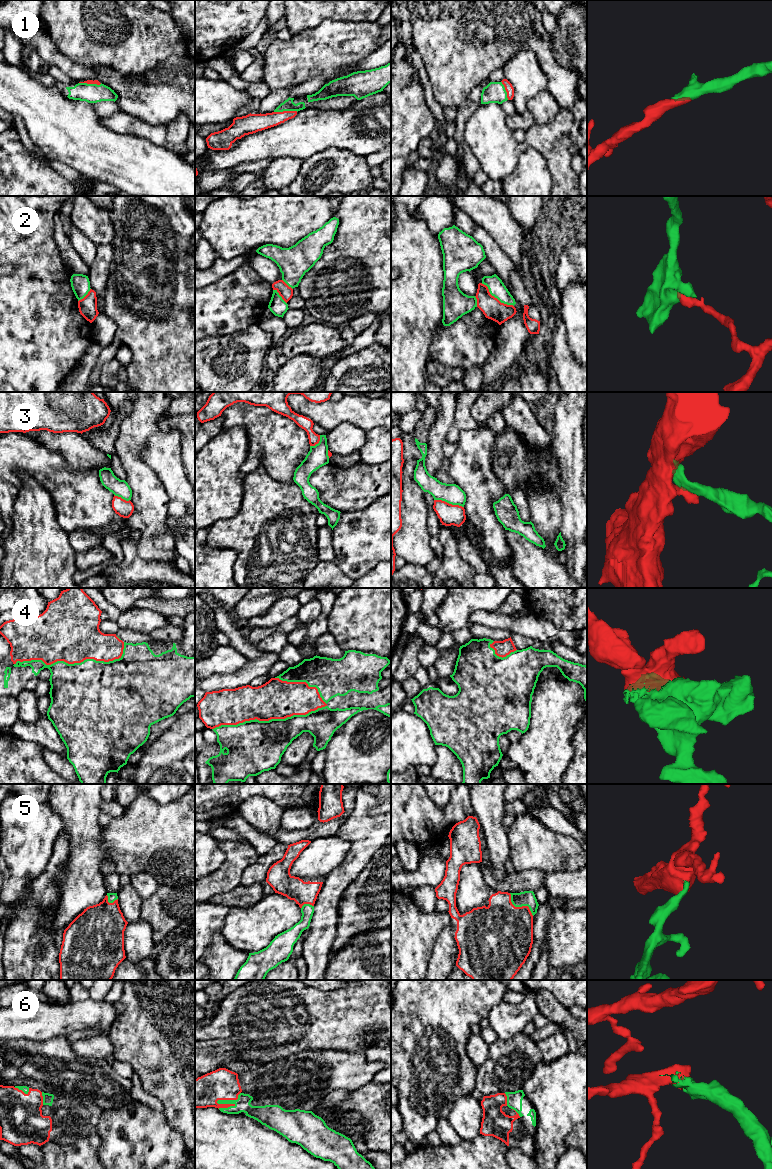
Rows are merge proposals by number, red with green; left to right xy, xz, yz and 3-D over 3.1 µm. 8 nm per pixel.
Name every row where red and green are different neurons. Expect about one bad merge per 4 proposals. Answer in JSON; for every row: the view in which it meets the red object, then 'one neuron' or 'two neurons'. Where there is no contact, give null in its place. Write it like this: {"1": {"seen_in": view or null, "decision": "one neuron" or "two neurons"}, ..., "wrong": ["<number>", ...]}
{"1": {"seen_in": "xz", "decision": "one neuron"}, "2": {"seen_in": "yz", "decision": "two neurons"}, "3": {"seen_in": "yz", "decision": "two neurons"}, "4": {"seen_in": "xz", "decision": "one neuron"}, "5": {"seen_in": "yz", "decision": "one neuron"}, "6": {"seen_in": "xz", "decision": "one neuron"}, "wrong": ["2", "3"]}

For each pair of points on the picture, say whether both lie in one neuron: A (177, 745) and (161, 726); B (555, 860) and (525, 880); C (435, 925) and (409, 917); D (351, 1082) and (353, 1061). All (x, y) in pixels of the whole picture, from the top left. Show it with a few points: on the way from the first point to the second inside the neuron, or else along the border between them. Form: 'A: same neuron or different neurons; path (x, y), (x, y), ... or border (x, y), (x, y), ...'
A: different neurons; border (183, 715), (180, 715), (160, 735)
B: different neurons; border (545, 872), (539, 869), (524, 869), (517, 873)
C: same neuron; path (429, 925), (417, 925), (415, 923)
D: same neuron; path (351, 1077), (353, 1066)

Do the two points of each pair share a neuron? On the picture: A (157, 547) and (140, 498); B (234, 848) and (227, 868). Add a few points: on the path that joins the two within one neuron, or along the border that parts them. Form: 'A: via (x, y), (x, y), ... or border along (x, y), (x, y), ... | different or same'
A: via (150, 535), (150, 510) | same
B: via (234, 853), (234, 861), (232, 863) | same

